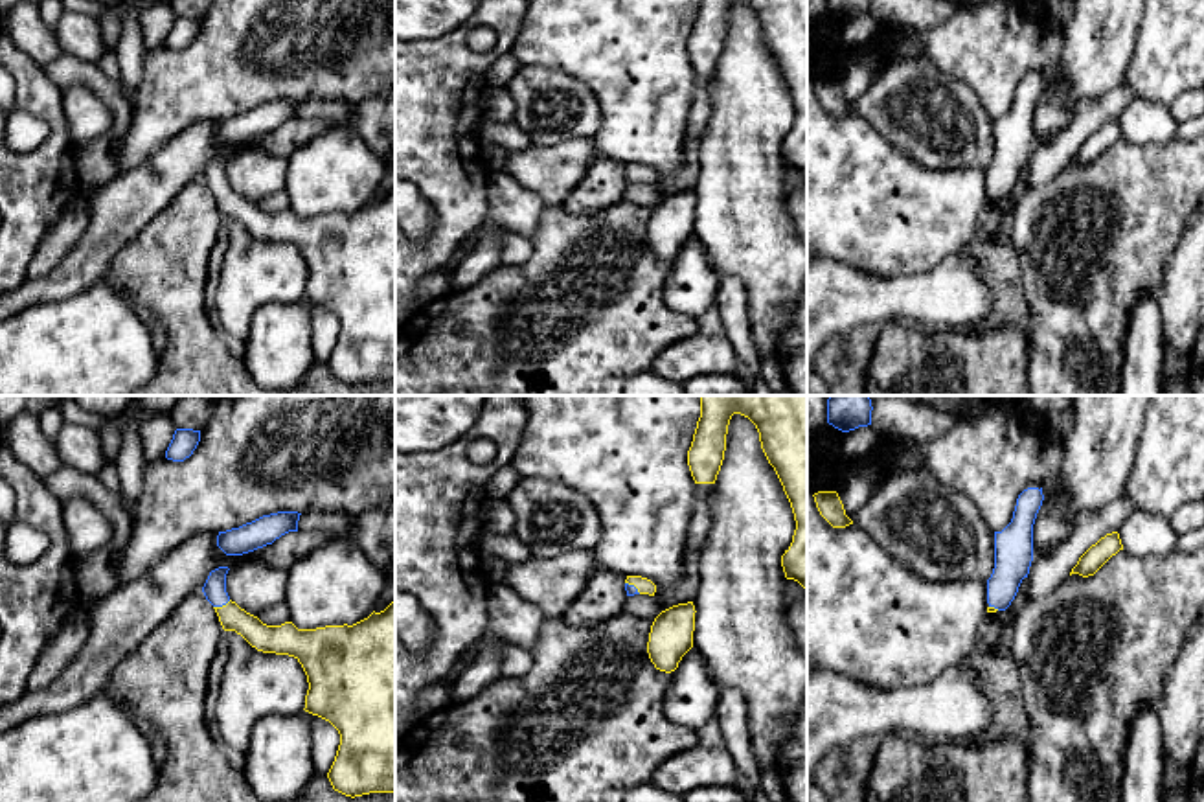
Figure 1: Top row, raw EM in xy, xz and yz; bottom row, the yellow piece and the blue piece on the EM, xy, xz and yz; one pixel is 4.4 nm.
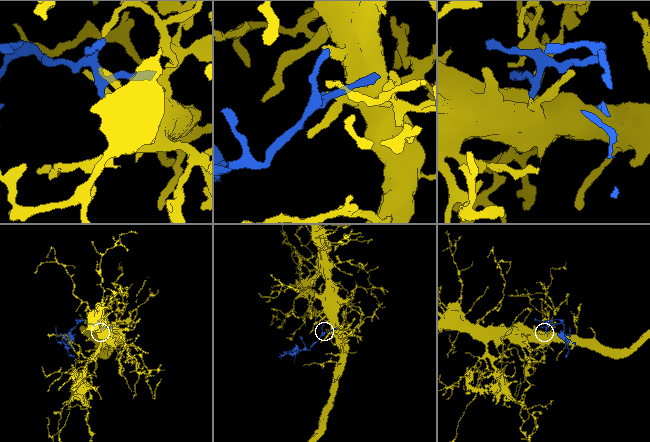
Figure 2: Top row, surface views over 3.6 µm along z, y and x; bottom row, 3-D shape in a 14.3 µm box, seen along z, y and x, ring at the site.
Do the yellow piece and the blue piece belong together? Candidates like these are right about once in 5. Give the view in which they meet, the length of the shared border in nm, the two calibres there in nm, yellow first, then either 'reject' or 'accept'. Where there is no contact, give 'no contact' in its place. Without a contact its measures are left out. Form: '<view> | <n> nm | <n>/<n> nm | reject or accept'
xy | 90 nm | 130/100 nm | accept

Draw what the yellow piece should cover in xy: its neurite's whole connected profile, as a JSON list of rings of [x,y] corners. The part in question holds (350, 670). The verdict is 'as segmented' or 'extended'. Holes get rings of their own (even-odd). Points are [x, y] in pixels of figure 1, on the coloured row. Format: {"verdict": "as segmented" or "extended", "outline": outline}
{"verdict": "extended", "outline": [[[228,567],[211,570],[202,592],[213,605],[224,631],[235,631],[257,651],[289,655],[301,664],[309,682],[303,710],[329,721],[340,734],[340,745],[327,773],[333,789],[351,798],[369,793],[395,795],[395,602],[353,625],[316,629],[298,629],[292,622],[267,625],[230,600],[226,592],[228,570]]]}

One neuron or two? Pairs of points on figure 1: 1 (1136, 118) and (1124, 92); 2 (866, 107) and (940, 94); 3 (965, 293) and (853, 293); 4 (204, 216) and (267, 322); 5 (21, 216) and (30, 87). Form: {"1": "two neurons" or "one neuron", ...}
{"1": "two neurons", "2": "one neuron", "3": "one neuron", "4": "two neurons", "5": "one neuron"}

